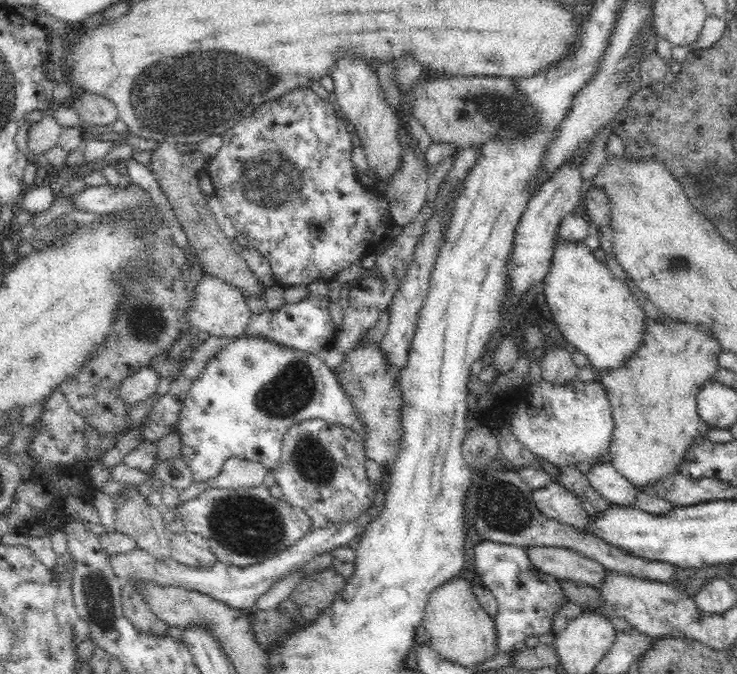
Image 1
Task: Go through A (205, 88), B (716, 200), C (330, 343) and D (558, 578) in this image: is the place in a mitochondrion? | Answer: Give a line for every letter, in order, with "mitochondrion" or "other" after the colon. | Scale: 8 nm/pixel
A: mitochondrion
B: mitochondrion
C: other
D: other

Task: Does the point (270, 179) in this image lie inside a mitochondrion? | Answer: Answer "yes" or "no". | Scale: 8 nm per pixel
yes

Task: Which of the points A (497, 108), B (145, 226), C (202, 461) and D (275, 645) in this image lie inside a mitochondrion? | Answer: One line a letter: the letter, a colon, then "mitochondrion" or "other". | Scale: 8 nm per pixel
A: mitochondrion
B: other
C: other
D: other

